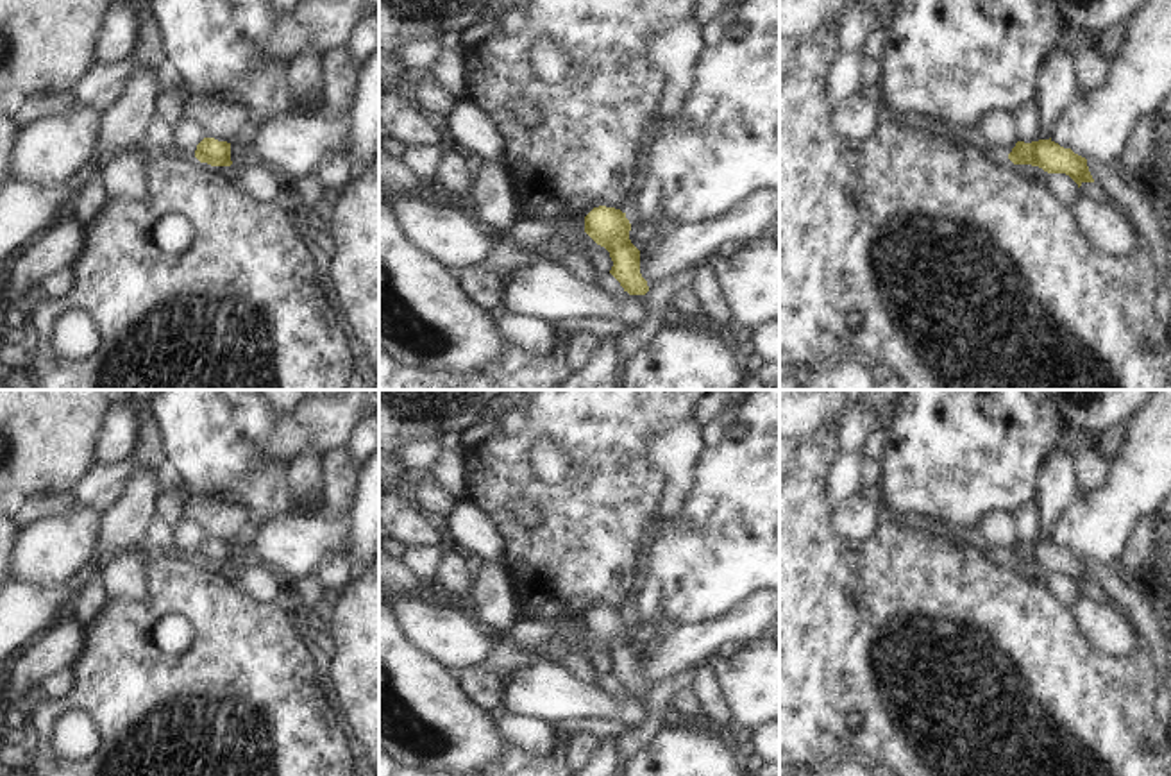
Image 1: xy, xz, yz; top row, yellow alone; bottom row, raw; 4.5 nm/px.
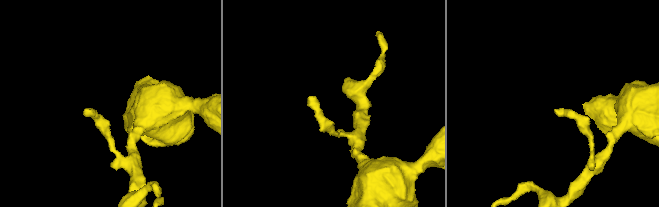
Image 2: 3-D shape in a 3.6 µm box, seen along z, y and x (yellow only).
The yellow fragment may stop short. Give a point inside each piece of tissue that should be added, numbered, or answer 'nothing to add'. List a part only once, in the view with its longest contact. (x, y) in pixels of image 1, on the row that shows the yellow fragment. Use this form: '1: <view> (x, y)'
nothing to add.

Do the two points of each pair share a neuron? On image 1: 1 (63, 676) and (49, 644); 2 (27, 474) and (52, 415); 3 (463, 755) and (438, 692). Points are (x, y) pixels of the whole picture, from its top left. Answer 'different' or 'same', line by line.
1: different
2: same
3: same

